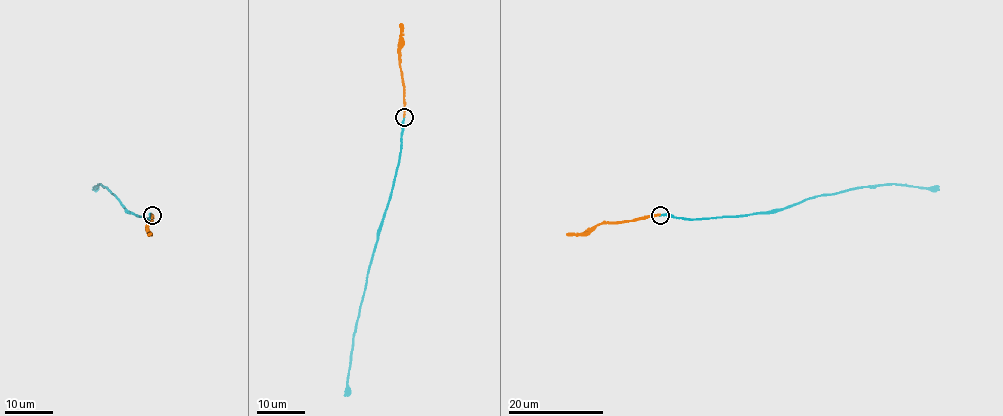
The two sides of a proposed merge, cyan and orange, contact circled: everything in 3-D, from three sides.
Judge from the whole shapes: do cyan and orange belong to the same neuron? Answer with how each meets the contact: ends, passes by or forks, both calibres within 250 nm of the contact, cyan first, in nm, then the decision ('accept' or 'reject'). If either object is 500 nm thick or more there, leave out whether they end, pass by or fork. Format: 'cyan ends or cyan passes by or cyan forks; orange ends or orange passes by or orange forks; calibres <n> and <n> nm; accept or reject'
cyan ends; orange ends; calibres 180 and 240 nm; reject

